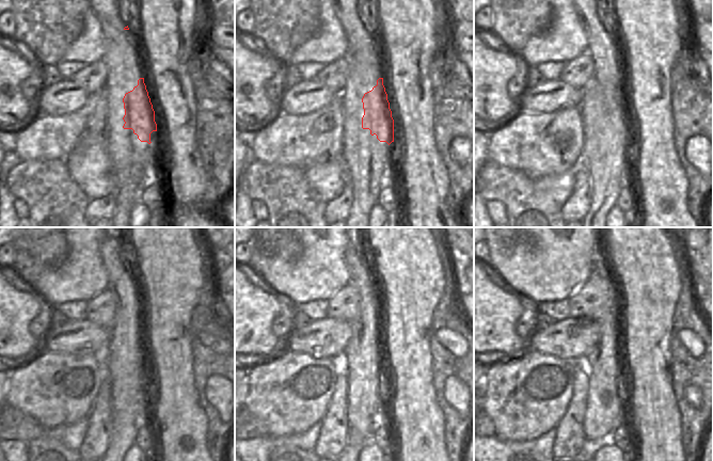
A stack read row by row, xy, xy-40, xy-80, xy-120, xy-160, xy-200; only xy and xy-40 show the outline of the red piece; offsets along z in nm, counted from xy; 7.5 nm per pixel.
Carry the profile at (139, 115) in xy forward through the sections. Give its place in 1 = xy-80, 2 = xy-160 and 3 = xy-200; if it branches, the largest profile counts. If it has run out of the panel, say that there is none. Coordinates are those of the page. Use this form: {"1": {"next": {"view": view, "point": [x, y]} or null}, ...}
{"1": {"next": {"view": "xy-80", "point": [602, 47]}}, "2": {"next": {"view": "xy-160", "point": [362, 402]}}, "3": {"next": {"view": "xy-200", "point": [603, 413]}}}

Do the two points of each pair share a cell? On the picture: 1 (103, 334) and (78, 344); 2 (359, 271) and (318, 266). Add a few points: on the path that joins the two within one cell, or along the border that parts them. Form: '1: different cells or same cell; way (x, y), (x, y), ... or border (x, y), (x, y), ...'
1: same cell; way (96, 335), (84, 337)
2: different cells; border (347, 244), (345, 264), (348, 271), (348, 283)

